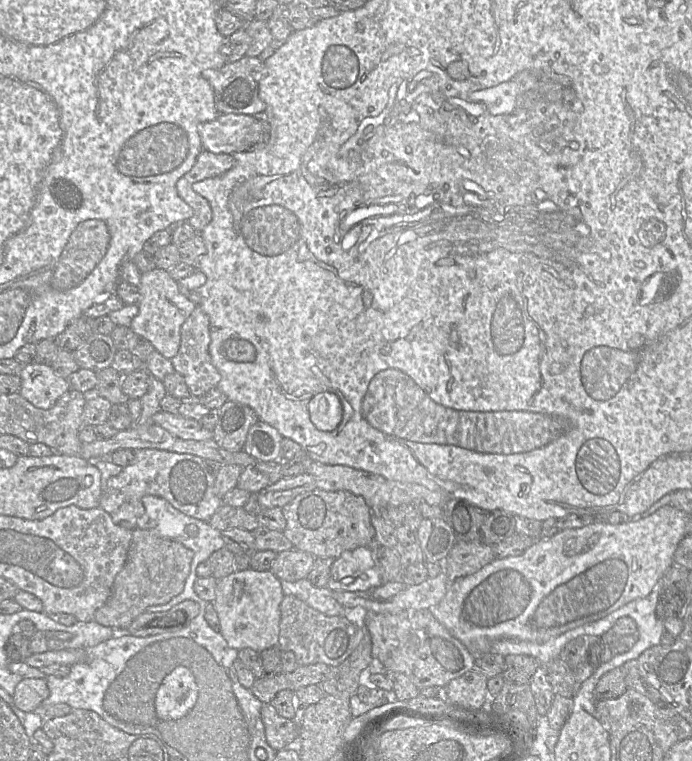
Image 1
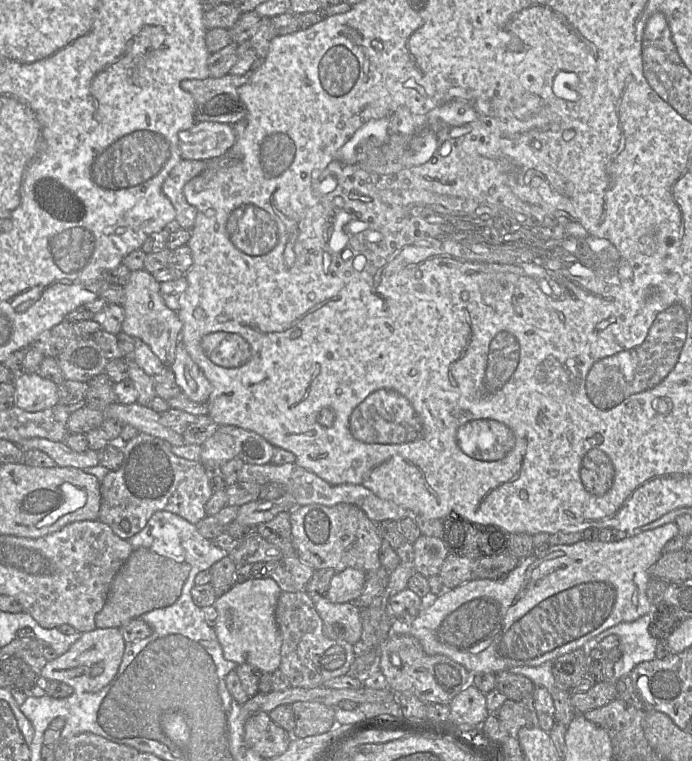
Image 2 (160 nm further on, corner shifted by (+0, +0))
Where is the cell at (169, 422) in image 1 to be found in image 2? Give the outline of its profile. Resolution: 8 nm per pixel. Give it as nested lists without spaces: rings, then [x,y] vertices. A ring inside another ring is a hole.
[[[137,402],[130,405],[111,404],[103,410],[103,414],[104,418],[112,418],[123,425],[131,425],[139,433],[160,438],[172,446],[182,446],[185,444],[181,434],[174,432],[161,423],[159,413]]]

